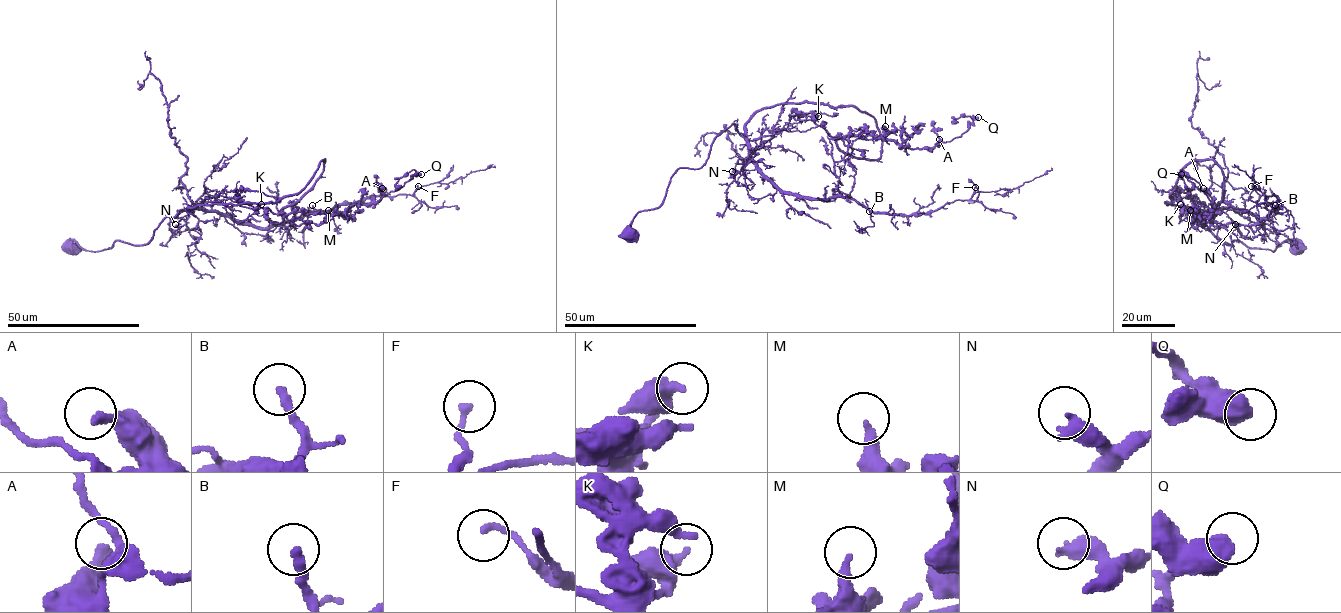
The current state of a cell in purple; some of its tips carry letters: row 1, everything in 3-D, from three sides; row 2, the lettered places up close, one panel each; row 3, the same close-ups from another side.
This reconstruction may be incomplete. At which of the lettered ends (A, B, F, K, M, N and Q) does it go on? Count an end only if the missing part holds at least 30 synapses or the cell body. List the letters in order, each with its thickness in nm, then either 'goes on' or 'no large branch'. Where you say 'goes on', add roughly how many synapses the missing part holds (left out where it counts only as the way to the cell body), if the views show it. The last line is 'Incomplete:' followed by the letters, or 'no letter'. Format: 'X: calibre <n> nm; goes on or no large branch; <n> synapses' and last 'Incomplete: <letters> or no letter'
A: calibre 340 nm; no large branch
B: calibre 280 nm; goes on; 40 synapses
F: calibre 180 nm; no large branch
K: calibre 380 nm; no large branch
M: calibre 280 nm; no large branch
N: calibre 420 nm; no large branch
Q: calibre 600 nm; no large branch
Incomplete: B

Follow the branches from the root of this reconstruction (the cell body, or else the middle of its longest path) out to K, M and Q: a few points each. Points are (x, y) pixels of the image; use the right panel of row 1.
K: (1297, 248), (1288, 240), (1274, 251), (1230, 245), (1187, 214), (1203, 203), (1180, 204)
M: (1297, 248), (1230, 245), (1187, 214), (1203, 203), (1193, 197), (1201, 214), (1190, 210)
Q: (1297, 248), (1217, 239), (1187, 214), (1204, 208), (1193, 197), (1200, 214), (1212, 203), (1181, 174)

